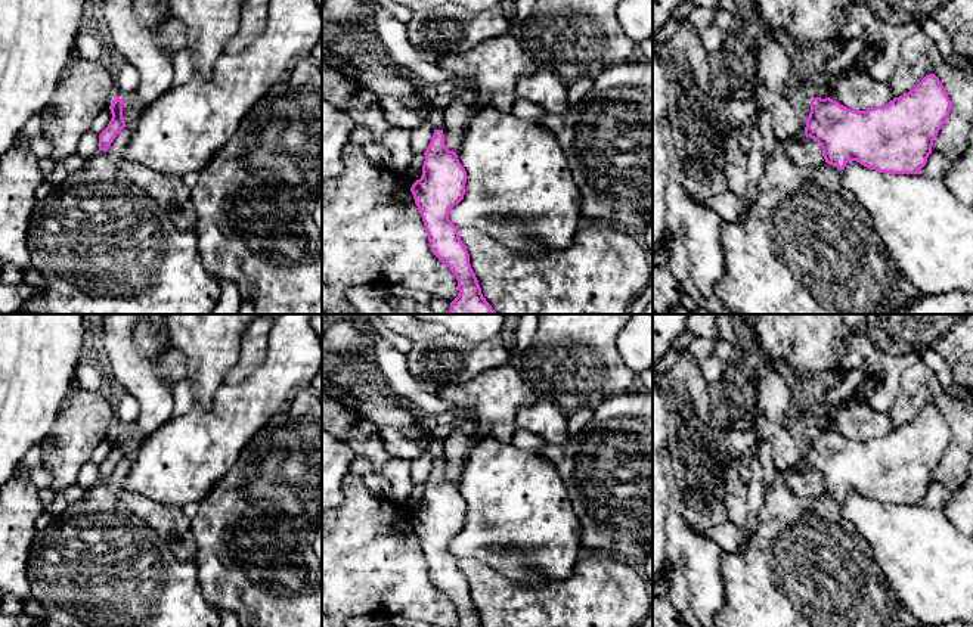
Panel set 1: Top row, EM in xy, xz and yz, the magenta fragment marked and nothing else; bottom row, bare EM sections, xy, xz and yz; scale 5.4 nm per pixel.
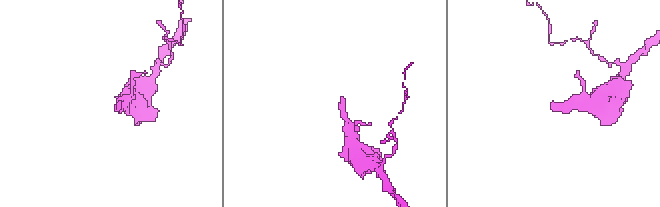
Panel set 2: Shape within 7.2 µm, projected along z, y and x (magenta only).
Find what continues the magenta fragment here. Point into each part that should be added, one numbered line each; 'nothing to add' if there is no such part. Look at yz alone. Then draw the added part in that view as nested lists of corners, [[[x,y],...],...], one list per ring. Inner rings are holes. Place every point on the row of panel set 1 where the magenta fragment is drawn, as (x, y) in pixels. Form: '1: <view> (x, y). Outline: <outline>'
1: yz (805, 245). Outline: [[[777,142],[769,161],[759,176],[759,192],[754,201],[749,202],[746,212],[731,223],[722,221],[721,238],[725,258],[725,273],[716,283],[716,294],[732,314],[895,314],[912,298],[920,297],[920,291],[904,279],[893,258],[887,254],[881,238],[868,212],[858,204],[855,196],[842,184],[842,173],[837,167],[825,164],[822,167],[794,164],[785,153],[784,145]]]

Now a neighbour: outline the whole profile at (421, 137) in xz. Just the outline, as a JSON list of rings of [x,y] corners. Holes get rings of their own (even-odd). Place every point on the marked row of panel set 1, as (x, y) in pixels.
[[[422,121],[422,124],[412,131],[410,148],[413,155],[425,153],[431,139],[434,134],[434,127],[428,121]]]

